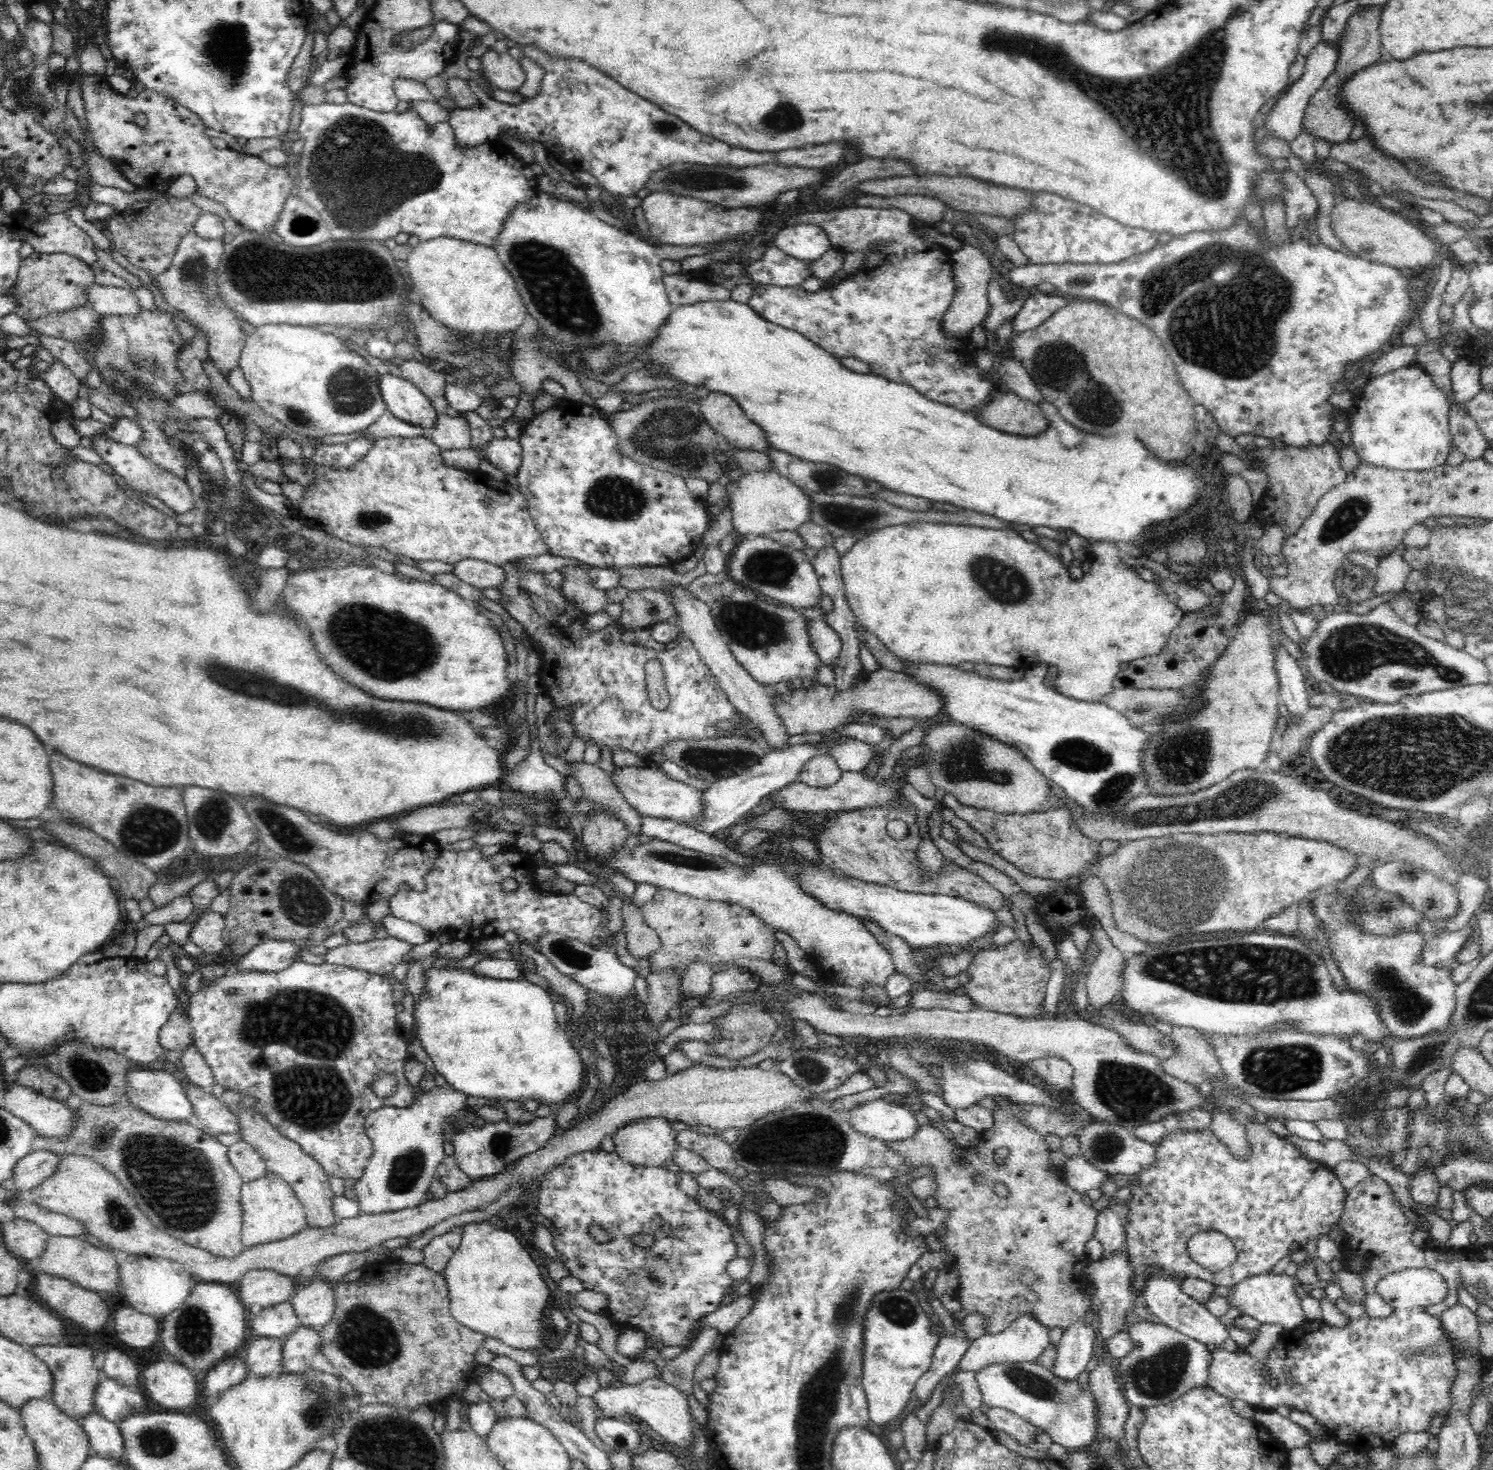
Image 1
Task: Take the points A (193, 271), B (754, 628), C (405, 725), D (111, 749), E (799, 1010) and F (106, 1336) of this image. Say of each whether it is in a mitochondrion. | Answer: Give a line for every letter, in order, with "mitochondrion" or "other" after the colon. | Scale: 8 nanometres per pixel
A: mitochondrion
B: mitochondrion
C: mitochondrion
D: other
E: other
F: other

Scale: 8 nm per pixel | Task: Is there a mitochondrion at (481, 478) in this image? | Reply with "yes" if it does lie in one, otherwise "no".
no

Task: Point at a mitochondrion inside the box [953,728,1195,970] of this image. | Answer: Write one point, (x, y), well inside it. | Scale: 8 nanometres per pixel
(1072, 752)

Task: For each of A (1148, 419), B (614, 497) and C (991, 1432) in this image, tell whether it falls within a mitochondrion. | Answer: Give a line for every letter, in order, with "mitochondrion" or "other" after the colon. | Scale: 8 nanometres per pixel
A: other
B: mitochondrion
C: other

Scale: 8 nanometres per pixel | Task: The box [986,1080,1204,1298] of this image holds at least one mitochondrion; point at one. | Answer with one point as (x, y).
(1106, 1146)

